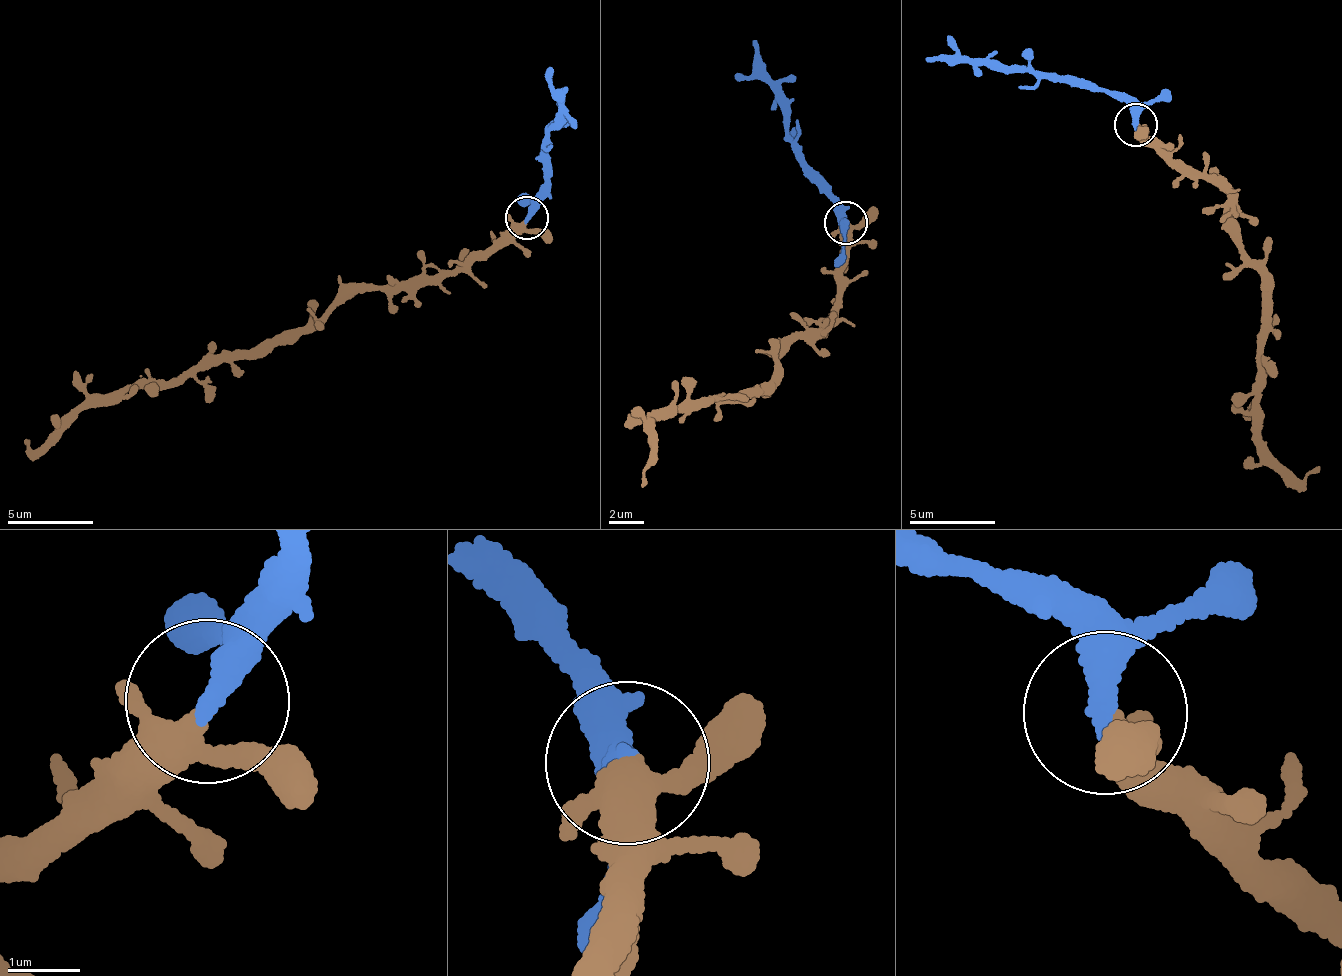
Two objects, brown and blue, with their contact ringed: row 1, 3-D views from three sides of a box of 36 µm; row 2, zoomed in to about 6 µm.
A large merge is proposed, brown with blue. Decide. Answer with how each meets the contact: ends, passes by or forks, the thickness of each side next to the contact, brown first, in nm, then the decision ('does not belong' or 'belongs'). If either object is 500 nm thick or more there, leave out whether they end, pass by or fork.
brown forks; blue ends; calibres 280 and 400 nm; belongs

